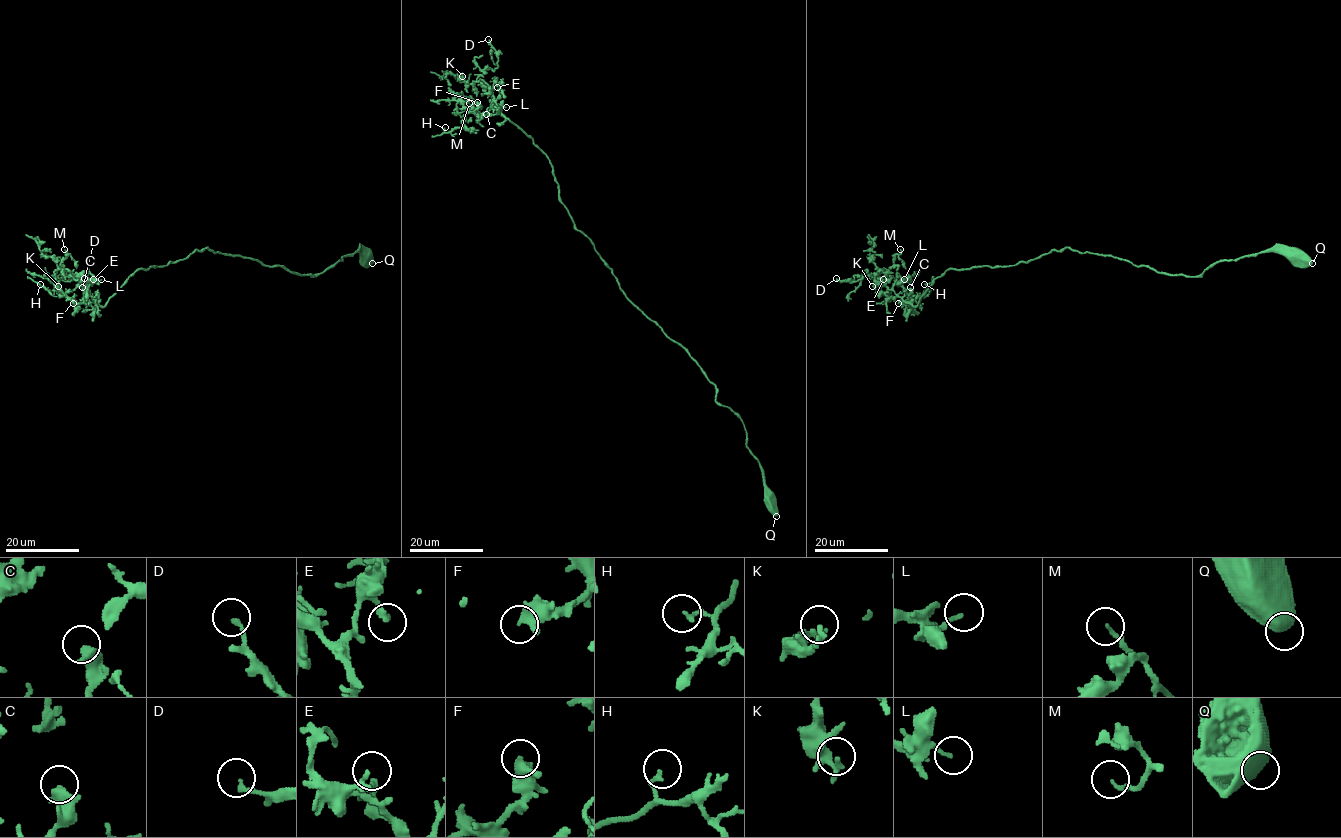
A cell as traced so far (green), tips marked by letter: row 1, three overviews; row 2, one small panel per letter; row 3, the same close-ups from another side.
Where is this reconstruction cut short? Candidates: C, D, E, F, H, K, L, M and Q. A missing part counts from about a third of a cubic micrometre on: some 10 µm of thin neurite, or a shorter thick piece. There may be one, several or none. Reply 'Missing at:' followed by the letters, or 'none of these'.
Missing at: F

